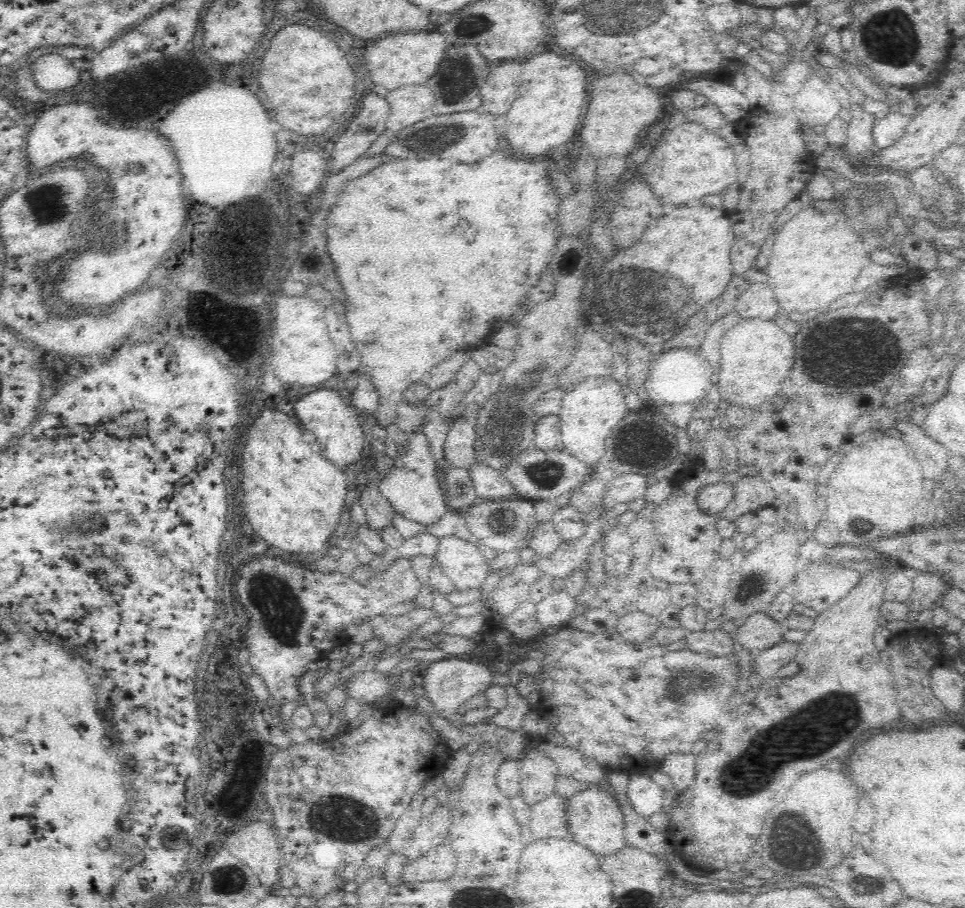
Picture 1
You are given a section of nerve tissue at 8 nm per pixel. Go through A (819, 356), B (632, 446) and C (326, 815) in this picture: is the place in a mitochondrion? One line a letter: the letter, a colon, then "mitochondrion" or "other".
A: mitochondrion
B: mitochondrion
C: mitochondrion

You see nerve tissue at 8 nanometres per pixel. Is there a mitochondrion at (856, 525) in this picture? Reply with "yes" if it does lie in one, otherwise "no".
yes

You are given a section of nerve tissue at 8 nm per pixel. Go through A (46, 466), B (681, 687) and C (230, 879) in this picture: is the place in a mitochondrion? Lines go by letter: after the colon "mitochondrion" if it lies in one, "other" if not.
A: other
B: mitochondrion
C: mitochondrion

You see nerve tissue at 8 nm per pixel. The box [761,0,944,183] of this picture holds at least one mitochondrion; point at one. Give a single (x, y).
(890, 39)

